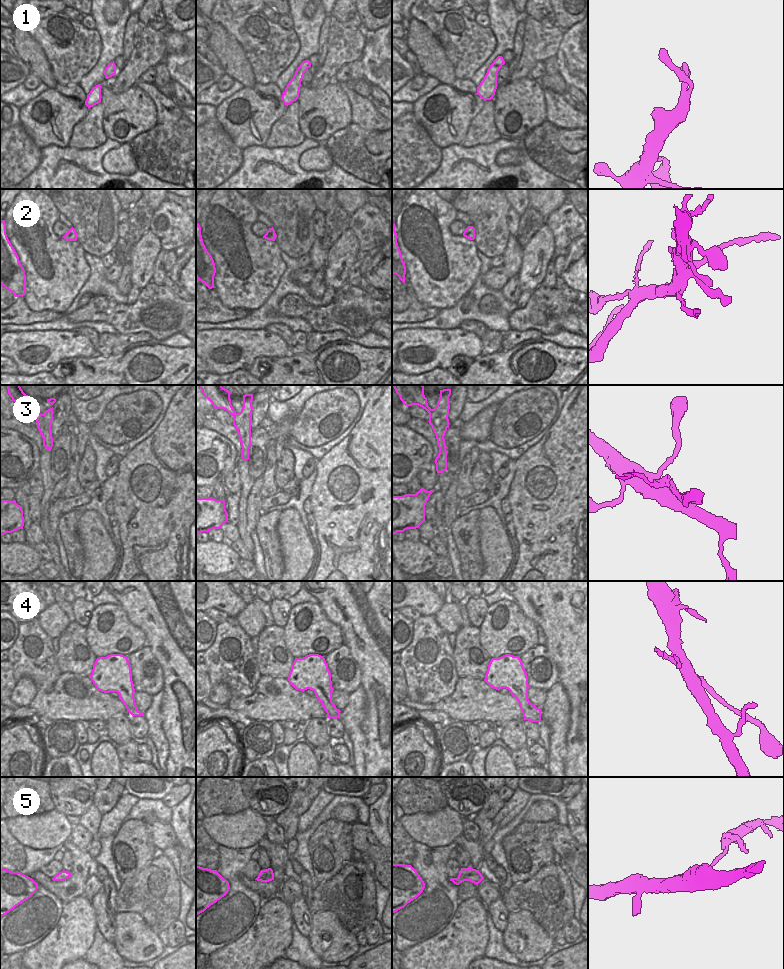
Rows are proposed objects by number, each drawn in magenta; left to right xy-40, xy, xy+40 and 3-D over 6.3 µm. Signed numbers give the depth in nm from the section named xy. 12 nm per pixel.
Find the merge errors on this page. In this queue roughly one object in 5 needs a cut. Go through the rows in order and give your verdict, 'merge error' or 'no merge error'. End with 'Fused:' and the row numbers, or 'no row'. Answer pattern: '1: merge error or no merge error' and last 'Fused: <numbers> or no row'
1: no merge error
2: merge error
3: merge error
4: no merge error
5: merge error
Fused: 2, 3, 5

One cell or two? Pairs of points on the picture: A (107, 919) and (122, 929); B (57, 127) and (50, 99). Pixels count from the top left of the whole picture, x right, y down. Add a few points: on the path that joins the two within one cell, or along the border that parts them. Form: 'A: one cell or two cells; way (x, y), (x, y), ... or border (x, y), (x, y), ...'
A: two cells; border (113, 914), (114, 942)
B: one cell; way (57, 120), (60, 109), (57, 106)

